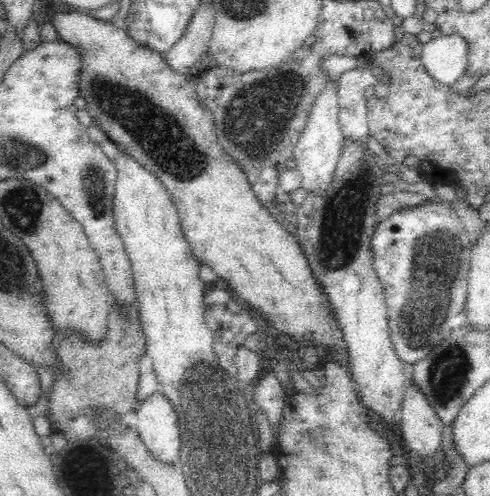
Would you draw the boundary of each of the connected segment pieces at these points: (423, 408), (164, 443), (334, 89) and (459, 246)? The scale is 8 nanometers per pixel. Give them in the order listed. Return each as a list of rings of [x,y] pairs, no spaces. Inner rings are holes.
[[[409,383],[401,404],[401,430],[407,447],[421,459],[440,455],[442,423],[418,385]]]
[[[158,392],[145,400],[135,413],[138,436],[155,460],[170,466],[175,464],[181,450],[178,415],[172,403]]]
[[[330,81],[321,95],[314,102],[310,118],[305,123],[301,137],[294,149],[293,160],[297,162],[297,169],[303,178],[302,186],[308,194],[327,193],[333,179],[343,145],[342,127],[339,123],[339,85]]]
[[[424,201],[418,206],[400,206],[382,222],[370,238],[372,269],[376,271],[386,303],[388,326],[393,349],[403,363],[426,358],[452,331],[465,324],[467,278],[472,252],[466,229],[455,209],[441,203]]]

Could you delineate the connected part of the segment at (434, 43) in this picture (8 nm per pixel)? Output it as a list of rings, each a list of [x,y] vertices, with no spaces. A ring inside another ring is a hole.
[[[458,34],[441,35],[423,45],[421,61],[434,80],[450,87],[466,70],[467,43]]]

